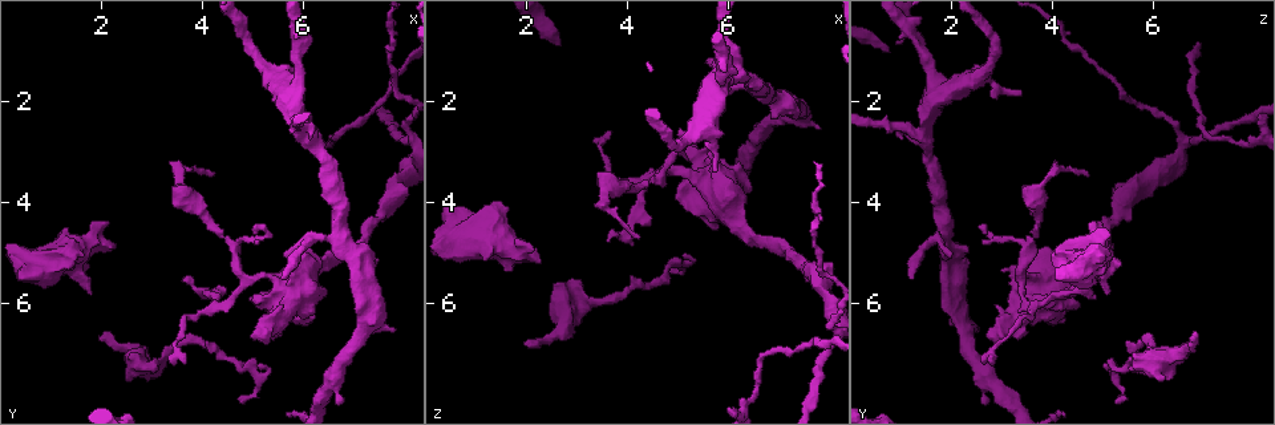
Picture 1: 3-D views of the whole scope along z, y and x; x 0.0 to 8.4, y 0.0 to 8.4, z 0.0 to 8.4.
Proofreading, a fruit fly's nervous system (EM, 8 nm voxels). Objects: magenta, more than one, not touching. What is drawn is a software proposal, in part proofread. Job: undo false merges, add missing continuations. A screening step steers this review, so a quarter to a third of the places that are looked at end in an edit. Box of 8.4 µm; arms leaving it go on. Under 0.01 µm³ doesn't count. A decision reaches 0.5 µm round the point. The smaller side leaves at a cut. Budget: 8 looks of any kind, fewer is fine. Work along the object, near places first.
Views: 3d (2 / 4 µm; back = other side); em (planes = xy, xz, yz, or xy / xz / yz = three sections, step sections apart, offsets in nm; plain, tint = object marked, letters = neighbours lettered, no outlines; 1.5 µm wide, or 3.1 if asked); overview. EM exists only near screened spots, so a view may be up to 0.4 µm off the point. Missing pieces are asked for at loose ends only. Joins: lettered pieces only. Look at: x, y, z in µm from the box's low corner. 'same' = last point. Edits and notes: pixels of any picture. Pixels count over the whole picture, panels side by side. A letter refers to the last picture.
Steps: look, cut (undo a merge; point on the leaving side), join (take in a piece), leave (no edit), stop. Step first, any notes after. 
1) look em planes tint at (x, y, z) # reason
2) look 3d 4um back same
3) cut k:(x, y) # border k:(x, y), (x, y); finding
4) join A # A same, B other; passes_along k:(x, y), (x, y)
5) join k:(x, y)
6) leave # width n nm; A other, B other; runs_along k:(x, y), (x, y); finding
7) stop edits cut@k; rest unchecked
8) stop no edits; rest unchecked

look 3d 2um at (5.80, 1.80, 3.35) # free end

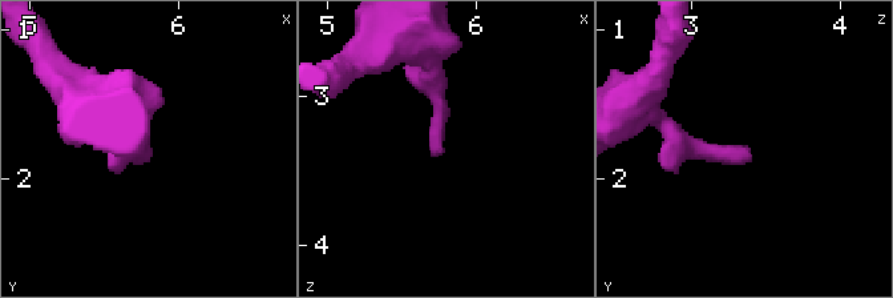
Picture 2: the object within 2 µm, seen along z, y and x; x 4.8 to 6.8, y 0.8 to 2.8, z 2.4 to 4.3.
look em yz step 4 letters at (5.78, 1.80, 3.38) # need the tissue

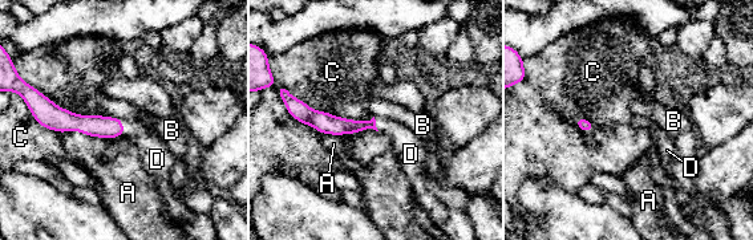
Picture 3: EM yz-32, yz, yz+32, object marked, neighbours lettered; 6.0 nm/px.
join D # width 90 nm; A other, B other, C other, D same; passes_along 3:(105, 127), (122, 126), (153, 150); it goes on there

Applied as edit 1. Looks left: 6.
look 3d 2um at (4.80, 5.50, 3.35) # arms part here

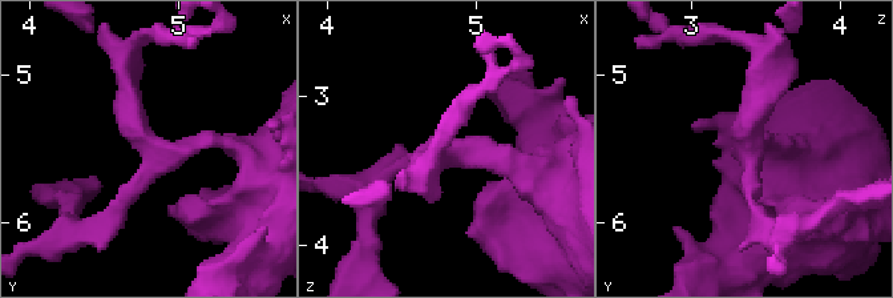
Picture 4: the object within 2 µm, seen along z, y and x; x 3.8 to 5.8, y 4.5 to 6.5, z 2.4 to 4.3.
look em planes plain at (4.80, 5.50, 3.38) # arms 3

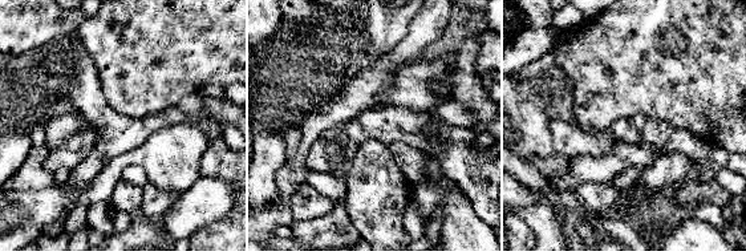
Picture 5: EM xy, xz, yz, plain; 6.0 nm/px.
look em planes letters same

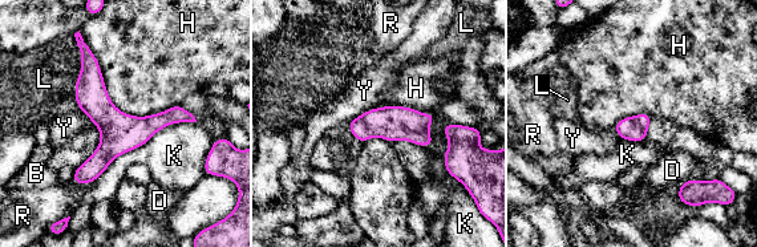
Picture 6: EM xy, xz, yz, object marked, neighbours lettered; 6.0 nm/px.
leave # width 200 nm; B other, D other, H other, K other, L other, R other, Y other; border 6:(384, 106), (368, 109), (345, 122); continuous, no second neuron

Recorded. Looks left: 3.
look em planes letters at (2.10, 4.40, 4.95)

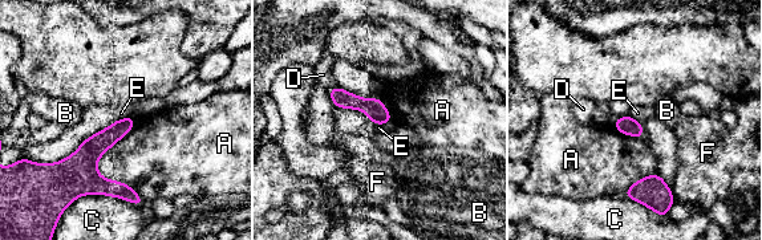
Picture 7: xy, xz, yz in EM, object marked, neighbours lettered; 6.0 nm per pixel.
leave # A other, B other, C other, D other, E other, F other; border 7:(133, 116), (117, 120); no lettered piece goes on from it

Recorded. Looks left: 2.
stop edits join@3; rest unchecked

